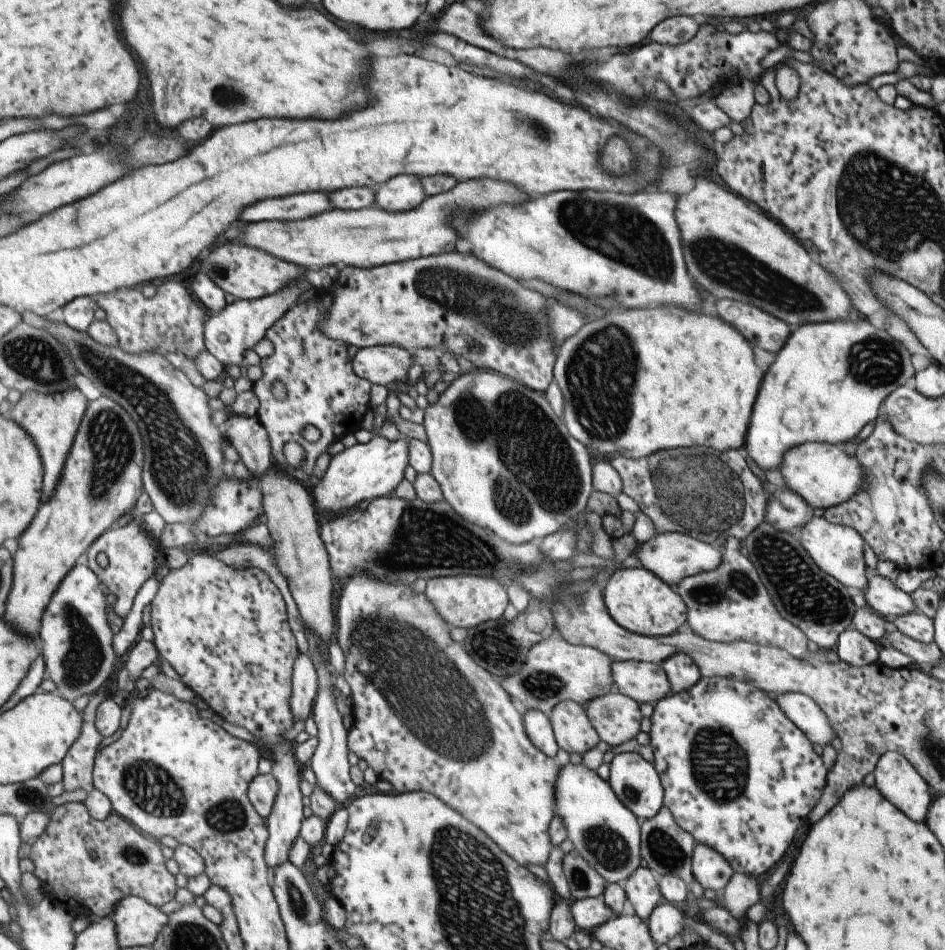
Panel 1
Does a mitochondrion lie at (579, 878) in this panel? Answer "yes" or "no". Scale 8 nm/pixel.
yes

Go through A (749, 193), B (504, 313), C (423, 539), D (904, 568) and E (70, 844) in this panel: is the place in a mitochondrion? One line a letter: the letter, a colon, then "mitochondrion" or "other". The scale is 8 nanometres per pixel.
A: other
B: mitochondrion
C: mitochondrion
D: other
E: other

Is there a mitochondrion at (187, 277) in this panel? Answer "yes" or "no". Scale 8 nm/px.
no

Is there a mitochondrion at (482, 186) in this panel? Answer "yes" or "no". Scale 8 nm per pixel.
no

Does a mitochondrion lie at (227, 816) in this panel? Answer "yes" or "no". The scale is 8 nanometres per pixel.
yes

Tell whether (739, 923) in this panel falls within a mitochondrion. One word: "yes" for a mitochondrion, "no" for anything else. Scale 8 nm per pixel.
no

